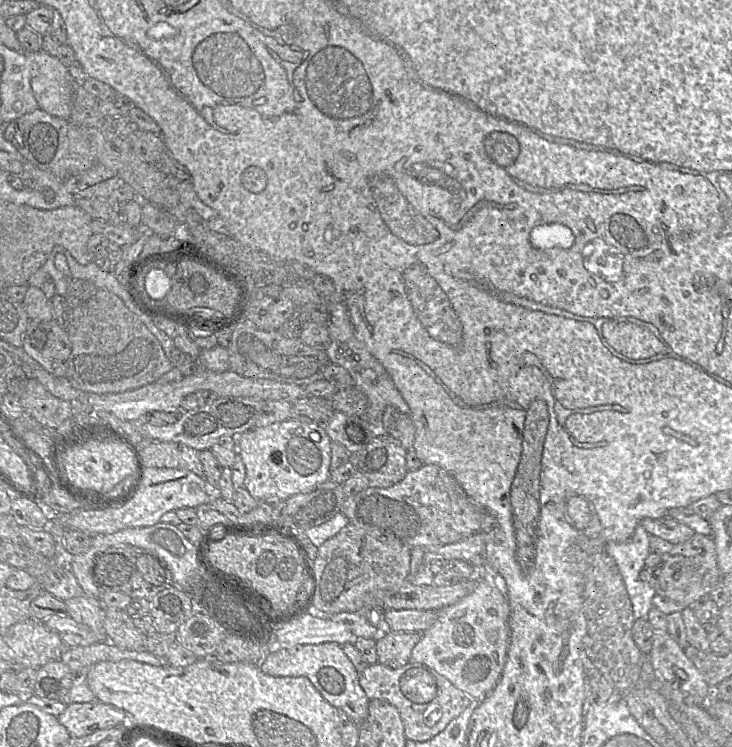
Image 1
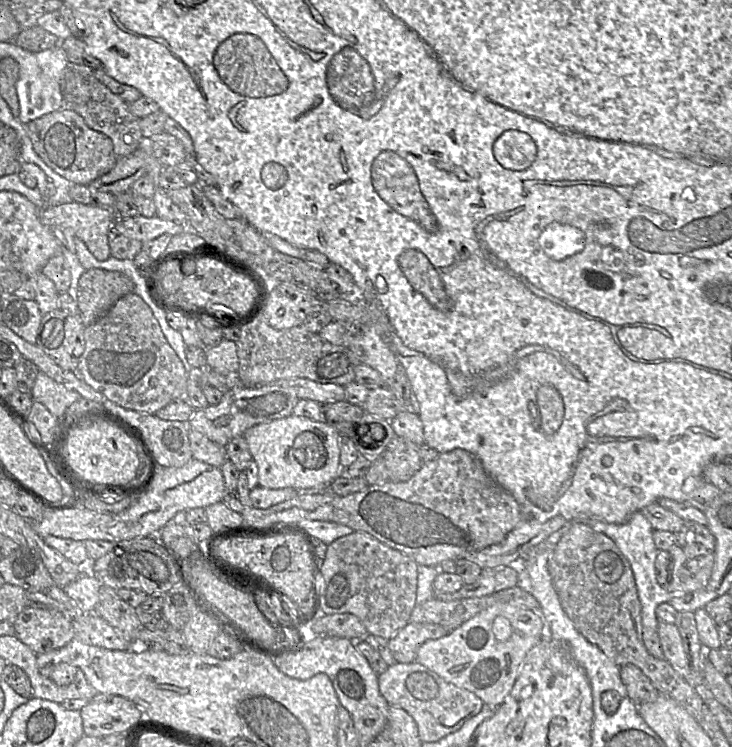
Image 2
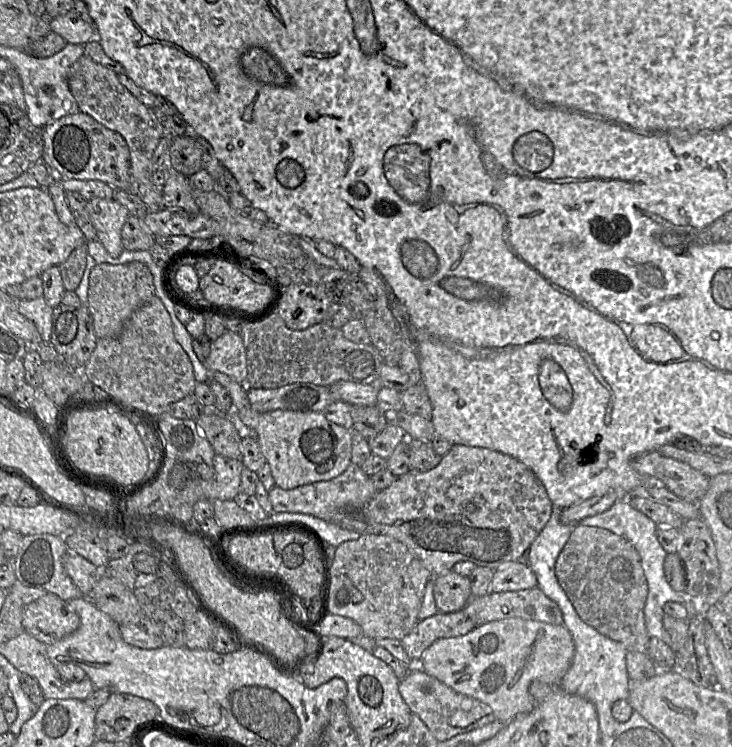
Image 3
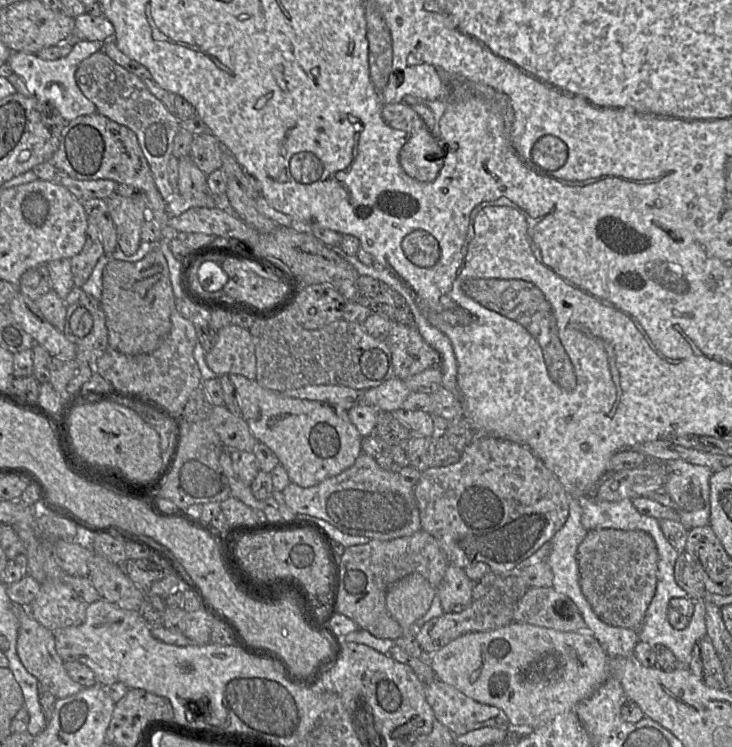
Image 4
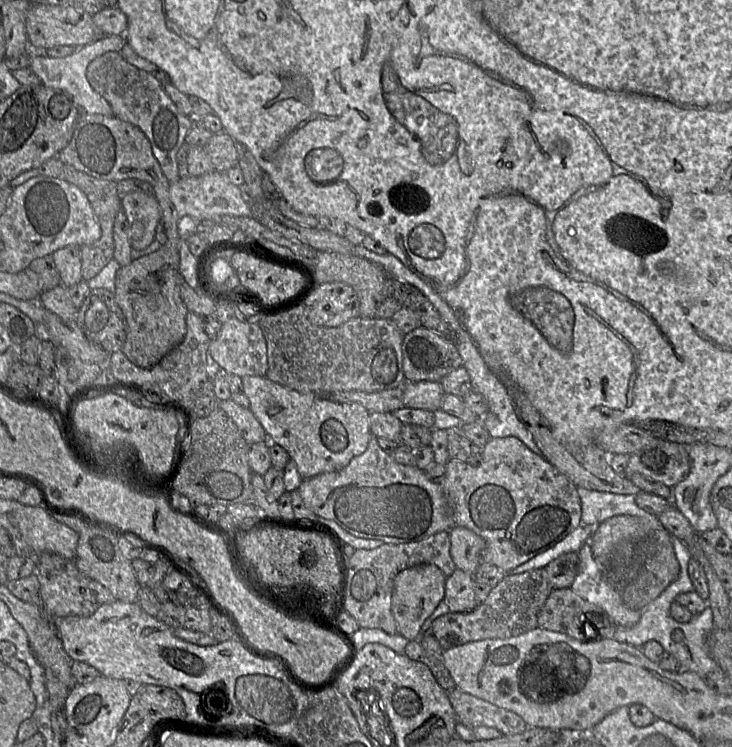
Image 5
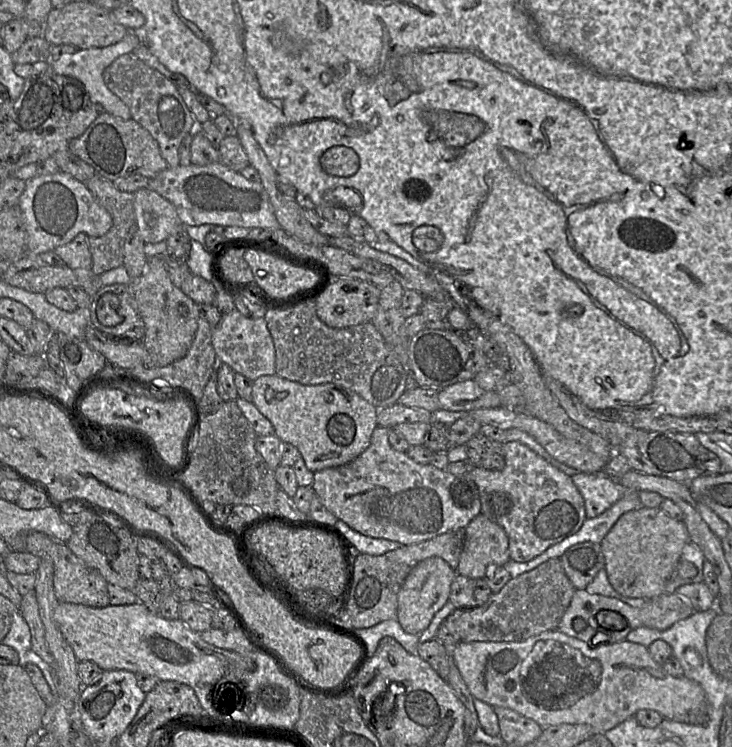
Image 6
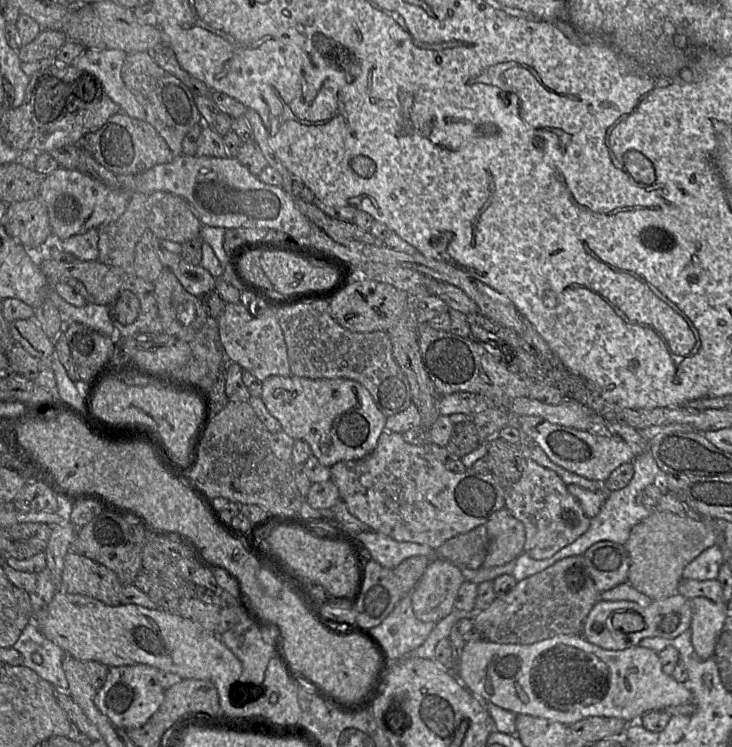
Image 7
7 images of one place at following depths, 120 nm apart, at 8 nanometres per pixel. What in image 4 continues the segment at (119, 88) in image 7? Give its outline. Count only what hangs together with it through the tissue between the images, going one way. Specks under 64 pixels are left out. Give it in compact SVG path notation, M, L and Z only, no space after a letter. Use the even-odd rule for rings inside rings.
M78 41L67 56L57 60L43 60L36 53L12 52L7 64L13 73L24 79L34 97L54 105L66 121L71 121L79 116L97 112L96 106L83 95L77 86L74 72L81 61L101 51L103 44L104 42L100 41Z

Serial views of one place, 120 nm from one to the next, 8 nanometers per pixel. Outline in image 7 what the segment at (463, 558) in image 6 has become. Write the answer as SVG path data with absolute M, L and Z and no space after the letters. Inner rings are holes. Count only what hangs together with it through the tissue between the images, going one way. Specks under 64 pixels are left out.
M503 508L493 513L485 523L485 528L488 535L488 550L482 567L501 566L522 554L525 528L509 510Z

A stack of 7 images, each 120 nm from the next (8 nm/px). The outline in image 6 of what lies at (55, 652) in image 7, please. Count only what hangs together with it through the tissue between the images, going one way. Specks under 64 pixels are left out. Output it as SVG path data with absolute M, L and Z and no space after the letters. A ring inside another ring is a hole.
M19 608L13 614L11 628L8 634L3 639L2 644L14 648L19 655L19 664L25 667L27 663L36 665L47 683L49 684L56 702L56 685L54 683L54 670L47 663L45 663L32 649L31 649L31 634L27 623L24 621L19 612Z

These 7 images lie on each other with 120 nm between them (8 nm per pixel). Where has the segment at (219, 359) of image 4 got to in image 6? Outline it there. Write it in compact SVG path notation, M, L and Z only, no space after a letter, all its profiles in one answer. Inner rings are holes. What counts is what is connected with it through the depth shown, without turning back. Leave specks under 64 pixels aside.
M234 308L231 312L222 314L219 323L212 328L211 341L221 362L228 364L235 373L250 380L275 374L275 348L263 317L249 318Z

